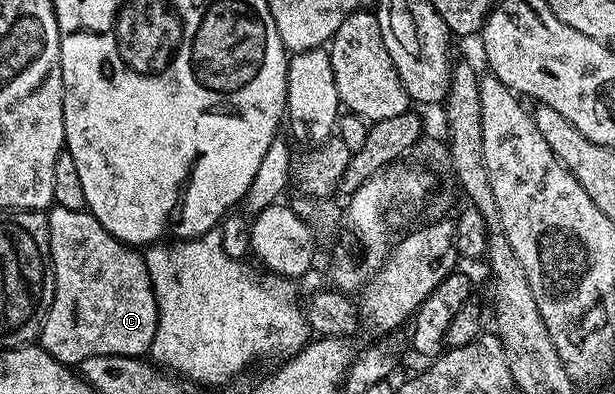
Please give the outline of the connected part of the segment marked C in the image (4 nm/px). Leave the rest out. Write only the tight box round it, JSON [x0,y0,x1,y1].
[39,204,157,367]

